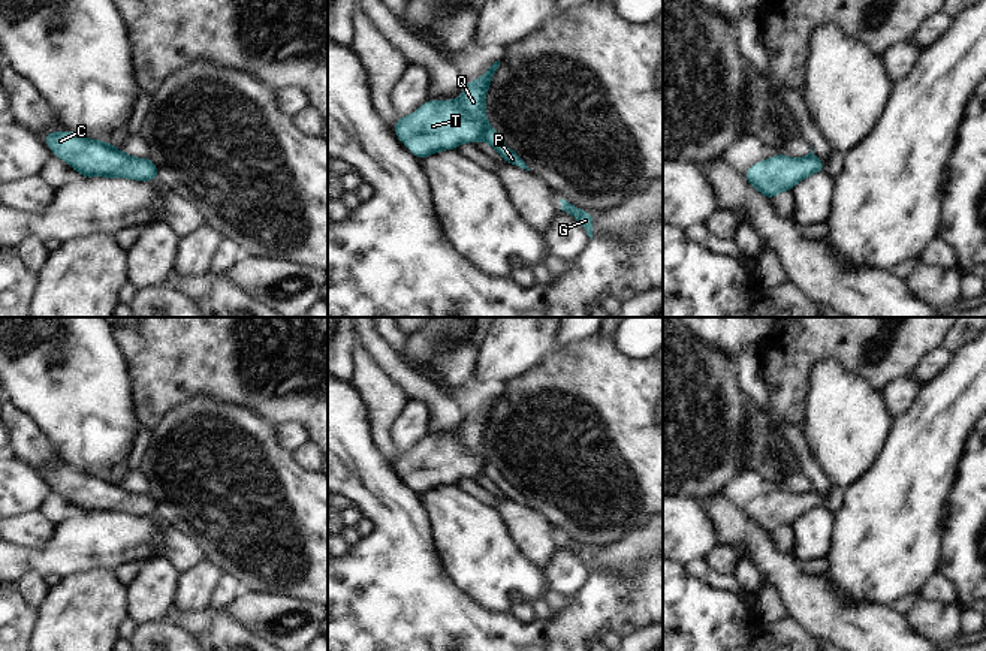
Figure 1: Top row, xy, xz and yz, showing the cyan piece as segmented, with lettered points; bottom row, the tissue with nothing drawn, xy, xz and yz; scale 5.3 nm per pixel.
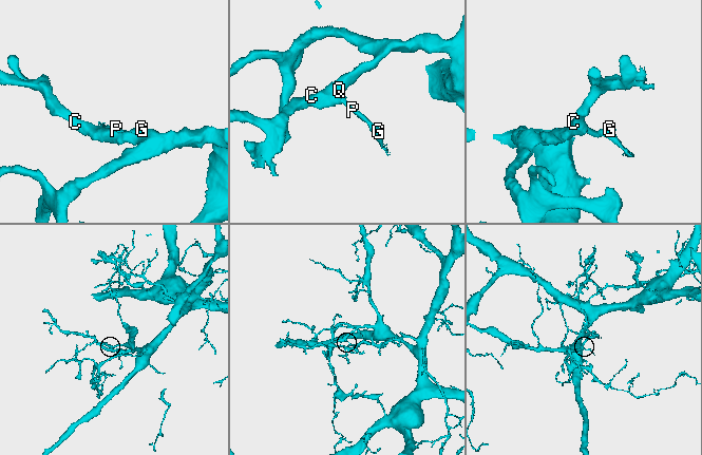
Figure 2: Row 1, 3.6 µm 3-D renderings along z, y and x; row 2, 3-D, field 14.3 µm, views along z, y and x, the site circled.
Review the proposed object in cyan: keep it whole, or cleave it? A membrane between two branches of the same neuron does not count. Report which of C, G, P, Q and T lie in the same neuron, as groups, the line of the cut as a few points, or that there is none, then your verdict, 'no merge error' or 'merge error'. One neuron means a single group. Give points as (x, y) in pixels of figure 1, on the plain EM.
groups C Q T / G P; cut xz (490, 461), (481, 473); merge error

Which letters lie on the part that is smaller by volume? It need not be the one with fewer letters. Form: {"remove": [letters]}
{"remove": ["G", "P"]}

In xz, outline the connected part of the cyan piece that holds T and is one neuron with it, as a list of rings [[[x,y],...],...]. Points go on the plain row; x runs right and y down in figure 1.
[[[500,395],[476,418],[467,418],[458,435],[431,434],[411,450],[401,452],[394,461],[398,474],[419,494],[482,474],[489,462],[485,431],[498,401]]]

